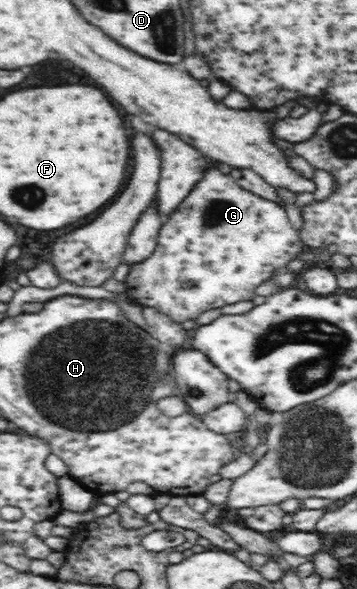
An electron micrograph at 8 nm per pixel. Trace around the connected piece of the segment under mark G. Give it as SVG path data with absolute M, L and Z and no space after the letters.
M211 164L202 181L163 223L152 255L130 266L124 292L140 307L154 308L178 323L195 320L205 311L254 299L256 287L266 279L274 279L278 287L290 287L296 273L290 273L286 265L306 249L299 231L291 227L282 206L239 187L230 175L224 175L215 164Z

